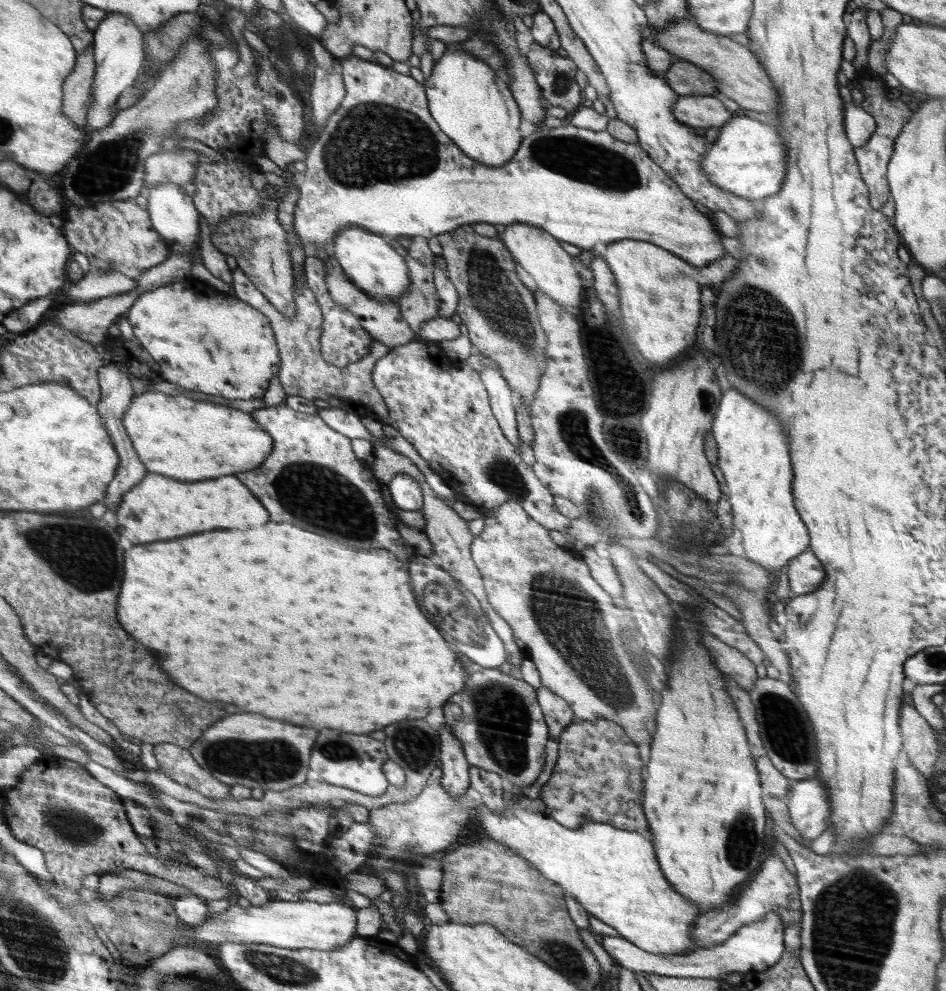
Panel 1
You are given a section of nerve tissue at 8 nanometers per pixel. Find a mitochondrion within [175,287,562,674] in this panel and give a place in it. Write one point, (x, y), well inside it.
(314, 494)

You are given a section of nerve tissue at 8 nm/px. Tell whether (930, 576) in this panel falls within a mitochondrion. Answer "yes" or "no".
no

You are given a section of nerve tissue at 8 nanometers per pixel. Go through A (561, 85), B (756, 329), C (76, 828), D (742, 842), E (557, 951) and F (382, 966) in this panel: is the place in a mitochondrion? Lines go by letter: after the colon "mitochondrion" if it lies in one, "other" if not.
A: mitochondrion
B: mitochondrion
C: mitochondrion
D: mitochondrion
E: mitochondrion
F: other

